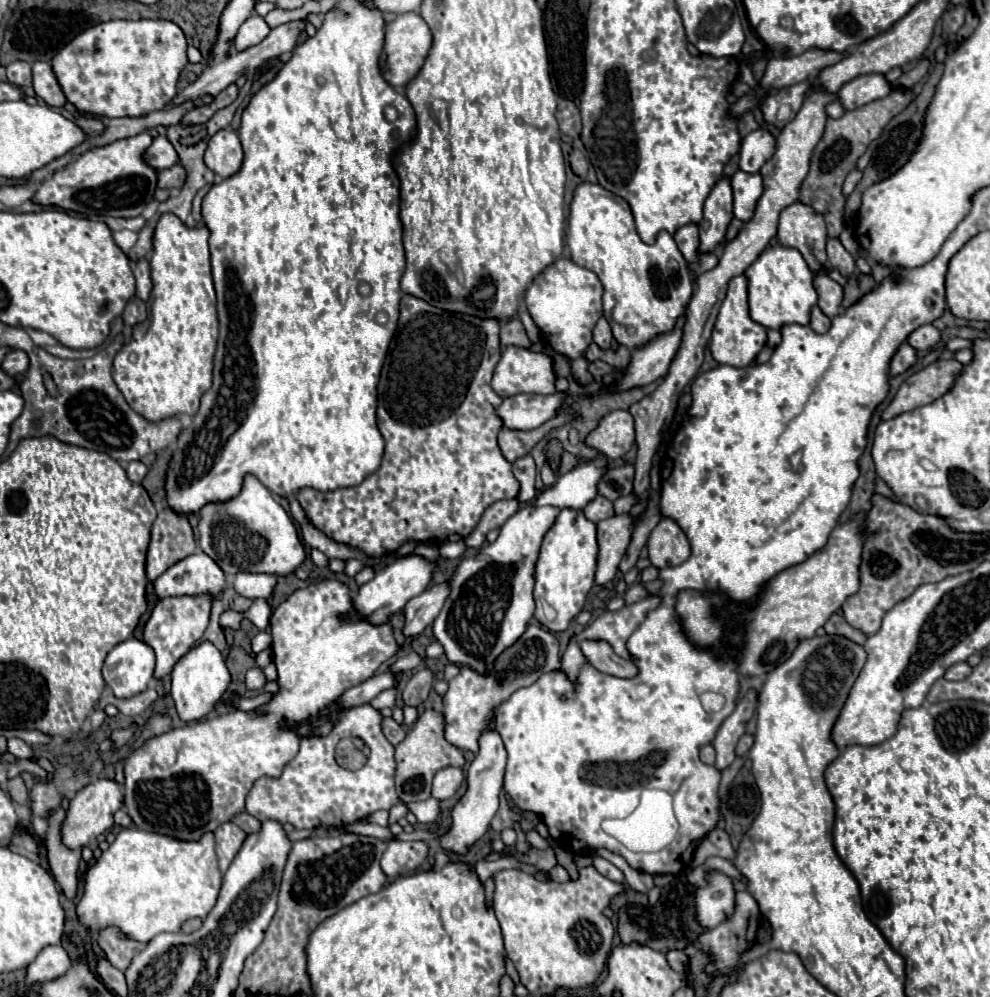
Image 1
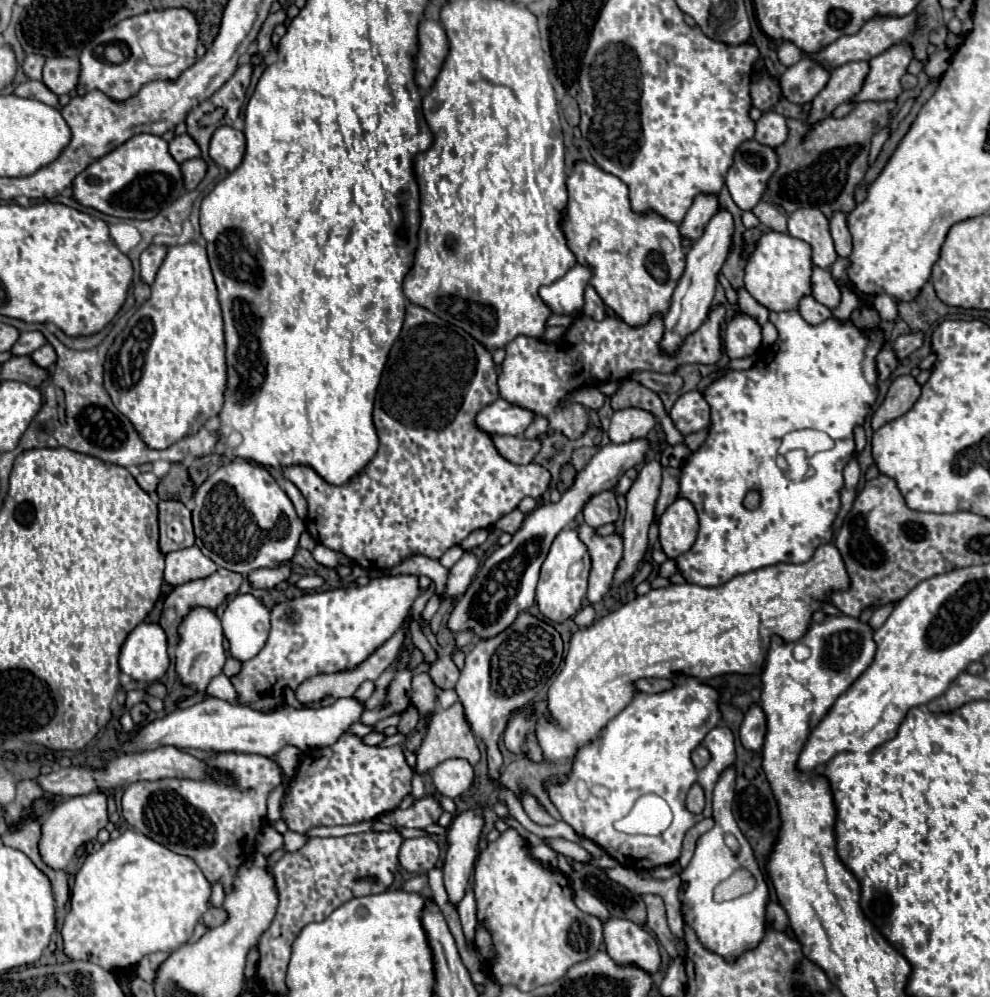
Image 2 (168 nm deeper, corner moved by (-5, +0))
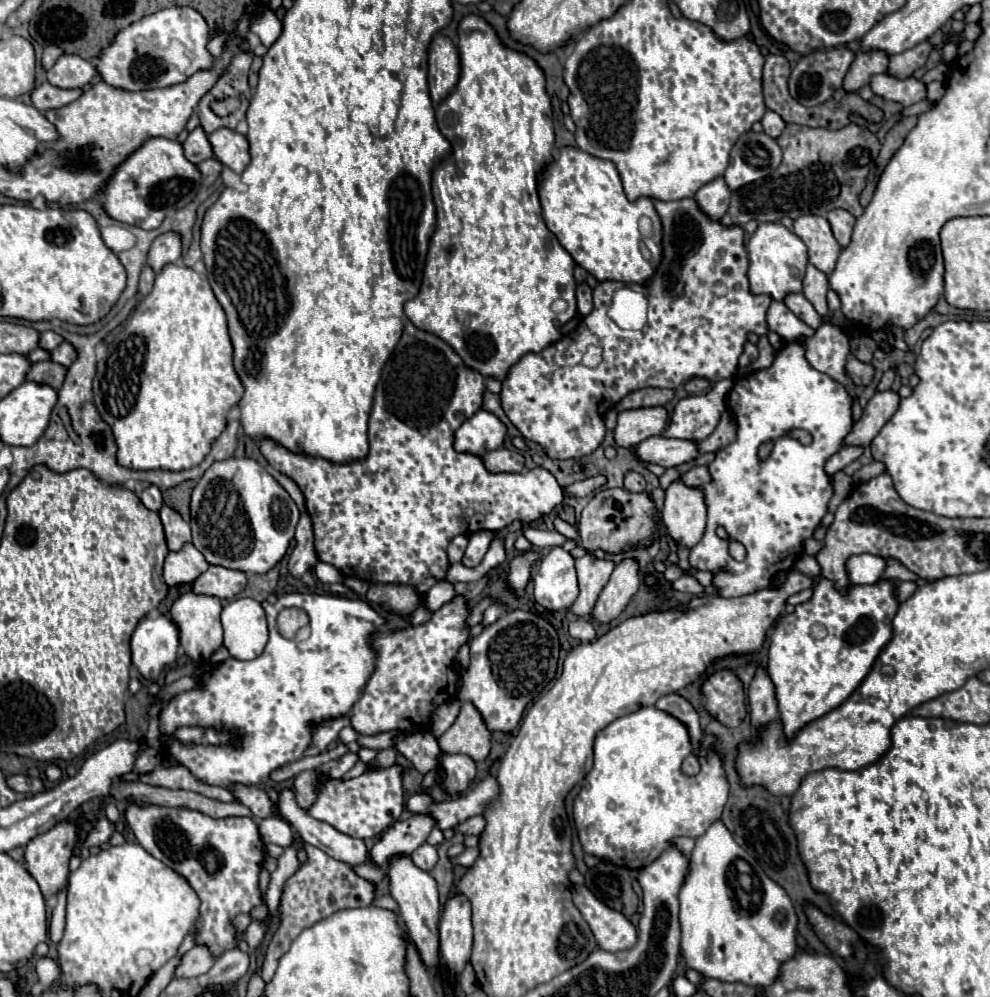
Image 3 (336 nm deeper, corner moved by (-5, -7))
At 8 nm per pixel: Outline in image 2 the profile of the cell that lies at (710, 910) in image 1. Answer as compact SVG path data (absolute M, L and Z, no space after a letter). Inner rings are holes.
M727 768L721 776L721 780L715 786L713 792L713 828L707 830L703 836L697 840L695 854L685 870L681 870L681 880L683 880L683 896L681 896L681 914L685 924L697 934L699 942L703 948L709 952L719 954L725 960L735 960L739 958L745 950L755 950L759 942L765 938L767 922L765 922L765 912L769 904L769 886L767 880L751 852L751 846L747 838L741 834L733 814L731 814L731 802L733 802L733 772L735 768ZM729 836L737 842L735 846L729 846ZM737 868L747 868L751 876L755 878L757 886L753 892L743 894L735 900L729 902L715 902L713 900L713 890L717 884L727 880Z

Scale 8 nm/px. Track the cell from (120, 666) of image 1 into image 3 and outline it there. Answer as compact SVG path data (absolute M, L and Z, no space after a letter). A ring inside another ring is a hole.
M167 615L145 617L131 637L133 667L143 679L155 681L161 671L177 657L179 631Z

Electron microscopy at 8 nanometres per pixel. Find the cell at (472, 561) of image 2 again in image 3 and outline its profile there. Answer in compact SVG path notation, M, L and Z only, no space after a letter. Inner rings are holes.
M477 531L477 533L469 535L469 545L467 545L467 551L463 555L463 565L477 567L481 563L483 555L487 553L491 539L493 539L493 531Z

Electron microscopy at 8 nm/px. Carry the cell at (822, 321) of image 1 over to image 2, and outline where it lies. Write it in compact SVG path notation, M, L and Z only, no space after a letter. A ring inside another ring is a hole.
M803 296L799 300L799 314L809 322L809 324L821 324L827 318L831 318L831 310L825 308L823 304L817 304L813 296Z

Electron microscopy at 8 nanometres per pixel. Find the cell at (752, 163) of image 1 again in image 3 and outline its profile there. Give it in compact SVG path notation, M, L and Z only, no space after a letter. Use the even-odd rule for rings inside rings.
M773 111L765 113L765 117L761 119L761 125L763 125L763 131L769 137L773 137L773 139L777 139L781 135L781 131L785 129L785 121L777 113L773 113Z

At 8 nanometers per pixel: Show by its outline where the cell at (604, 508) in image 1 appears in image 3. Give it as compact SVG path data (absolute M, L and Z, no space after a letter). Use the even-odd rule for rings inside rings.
M605 489L597 493L581 511L579 535L581 545L589 551L603 549L607 553L621 553L635 543L651 543L651 535L657 531L655 503L647 493L631 493L625 489Z

